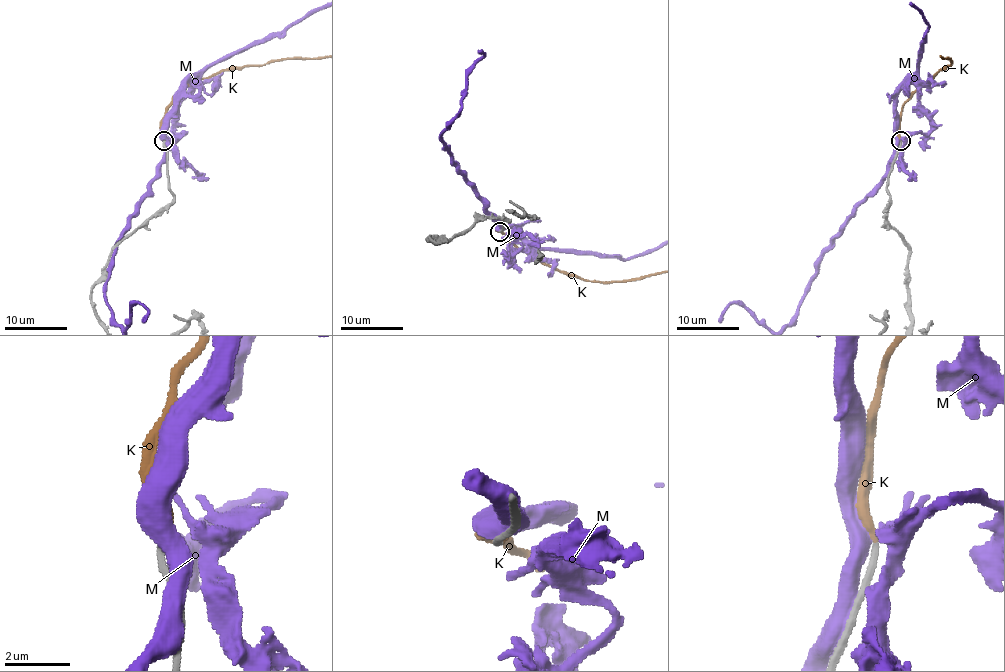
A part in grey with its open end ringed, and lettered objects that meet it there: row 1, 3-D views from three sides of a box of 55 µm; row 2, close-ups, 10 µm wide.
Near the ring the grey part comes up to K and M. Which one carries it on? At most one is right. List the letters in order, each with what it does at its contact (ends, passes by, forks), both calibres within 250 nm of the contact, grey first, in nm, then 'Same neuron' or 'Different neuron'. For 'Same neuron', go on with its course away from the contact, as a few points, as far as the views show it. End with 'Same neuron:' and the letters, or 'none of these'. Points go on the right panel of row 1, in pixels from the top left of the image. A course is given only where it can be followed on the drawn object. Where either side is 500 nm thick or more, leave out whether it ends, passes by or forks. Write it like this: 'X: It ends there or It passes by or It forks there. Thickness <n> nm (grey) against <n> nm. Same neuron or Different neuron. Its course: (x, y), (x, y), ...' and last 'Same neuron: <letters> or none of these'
K: It ends there. Thickness 200 nm (grey) against 280 nm. Same neuron
M: It forks there. Thickness 220 nm (grey) against 420 nm. Different neuron
Same neuron: K

